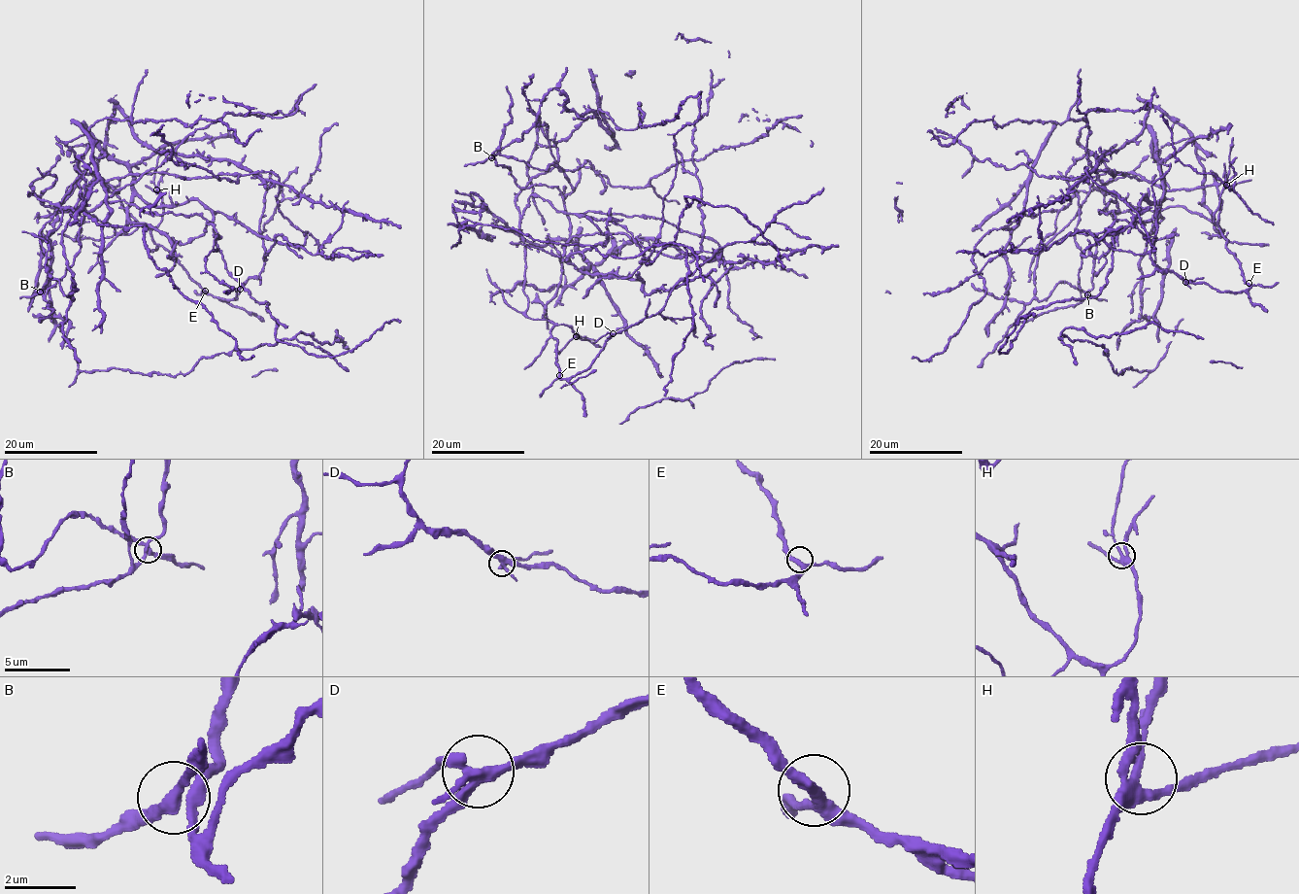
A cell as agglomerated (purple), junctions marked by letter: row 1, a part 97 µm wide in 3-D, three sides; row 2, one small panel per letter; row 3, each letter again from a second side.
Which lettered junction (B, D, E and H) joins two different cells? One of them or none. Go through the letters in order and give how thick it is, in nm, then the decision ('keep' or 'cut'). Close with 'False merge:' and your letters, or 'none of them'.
B: 280 nm thick; keep
D: 320 nm thick; cut
E: 320 nm thick; keep
H: 280 nm thick; keep
False merge: D

